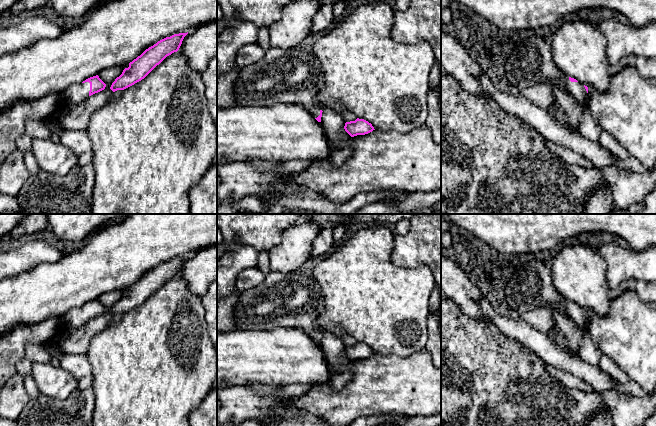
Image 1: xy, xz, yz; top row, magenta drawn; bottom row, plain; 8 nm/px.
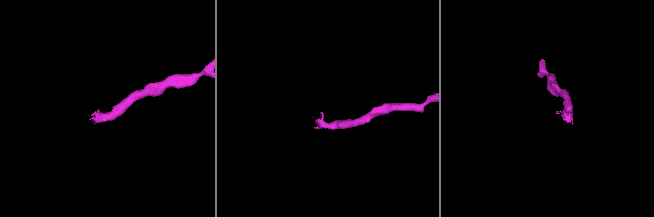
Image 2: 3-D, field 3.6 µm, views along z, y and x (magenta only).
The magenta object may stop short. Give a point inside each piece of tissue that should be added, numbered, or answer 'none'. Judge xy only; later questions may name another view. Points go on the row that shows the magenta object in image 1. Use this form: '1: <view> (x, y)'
1: xy (76, 93)

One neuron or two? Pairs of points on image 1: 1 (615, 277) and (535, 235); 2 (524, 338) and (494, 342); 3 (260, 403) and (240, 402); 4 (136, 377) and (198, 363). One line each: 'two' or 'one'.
1: two
2: two
3: one
4: one

